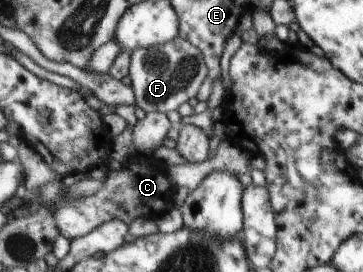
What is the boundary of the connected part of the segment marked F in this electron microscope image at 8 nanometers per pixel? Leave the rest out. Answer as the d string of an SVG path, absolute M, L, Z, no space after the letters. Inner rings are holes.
M182 36L165 45L136 49L133 52L130 74L136 104L146 113L174 112L186 102L191 103L194 98L198 98L209 78L209 72L204 52Z

